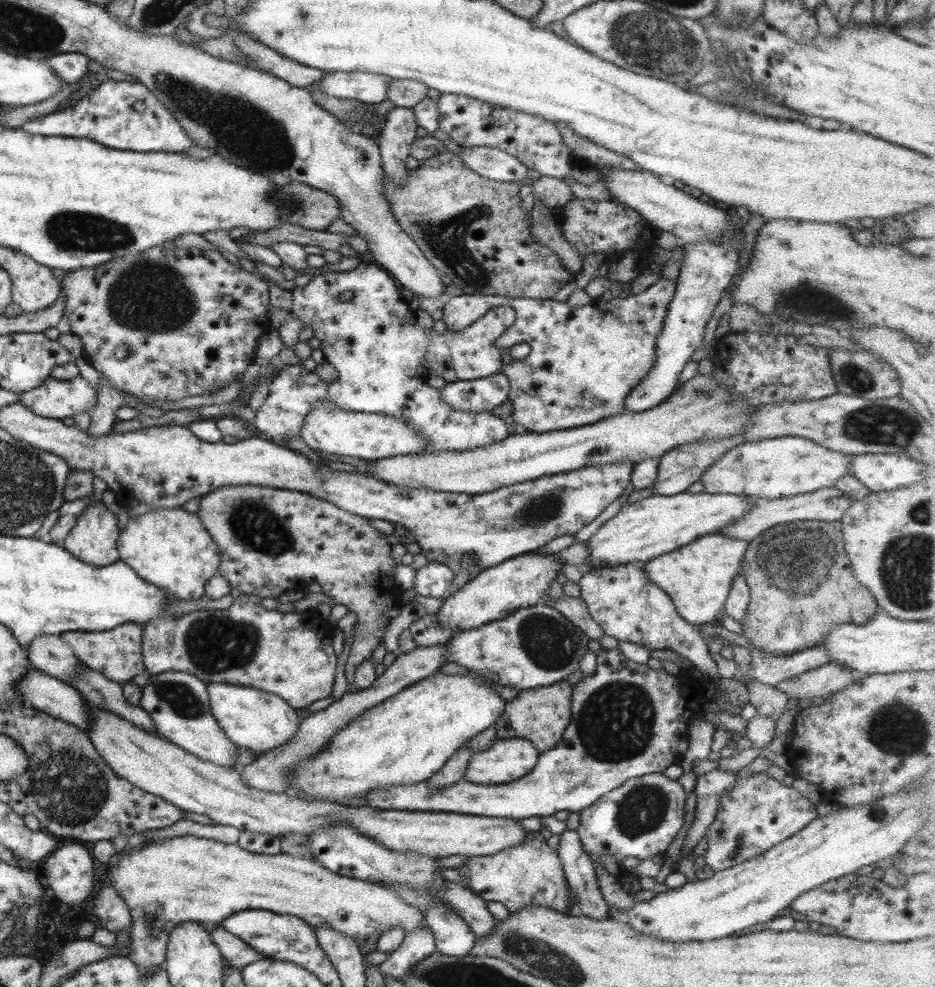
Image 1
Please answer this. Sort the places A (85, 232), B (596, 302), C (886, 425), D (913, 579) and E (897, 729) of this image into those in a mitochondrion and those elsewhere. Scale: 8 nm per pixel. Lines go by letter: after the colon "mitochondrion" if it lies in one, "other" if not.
A: mitochondrion
B: other
C: mitochondrion
D: mitochondrion
E: mitochondrion

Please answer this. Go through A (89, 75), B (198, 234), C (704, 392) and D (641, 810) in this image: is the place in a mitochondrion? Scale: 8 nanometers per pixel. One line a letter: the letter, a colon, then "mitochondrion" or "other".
A: other
B: other
C: mitochondrion
D: mitochondrion

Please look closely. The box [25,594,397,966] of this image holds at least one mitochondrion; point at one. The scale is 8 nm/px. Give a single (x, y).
(65, 790)

